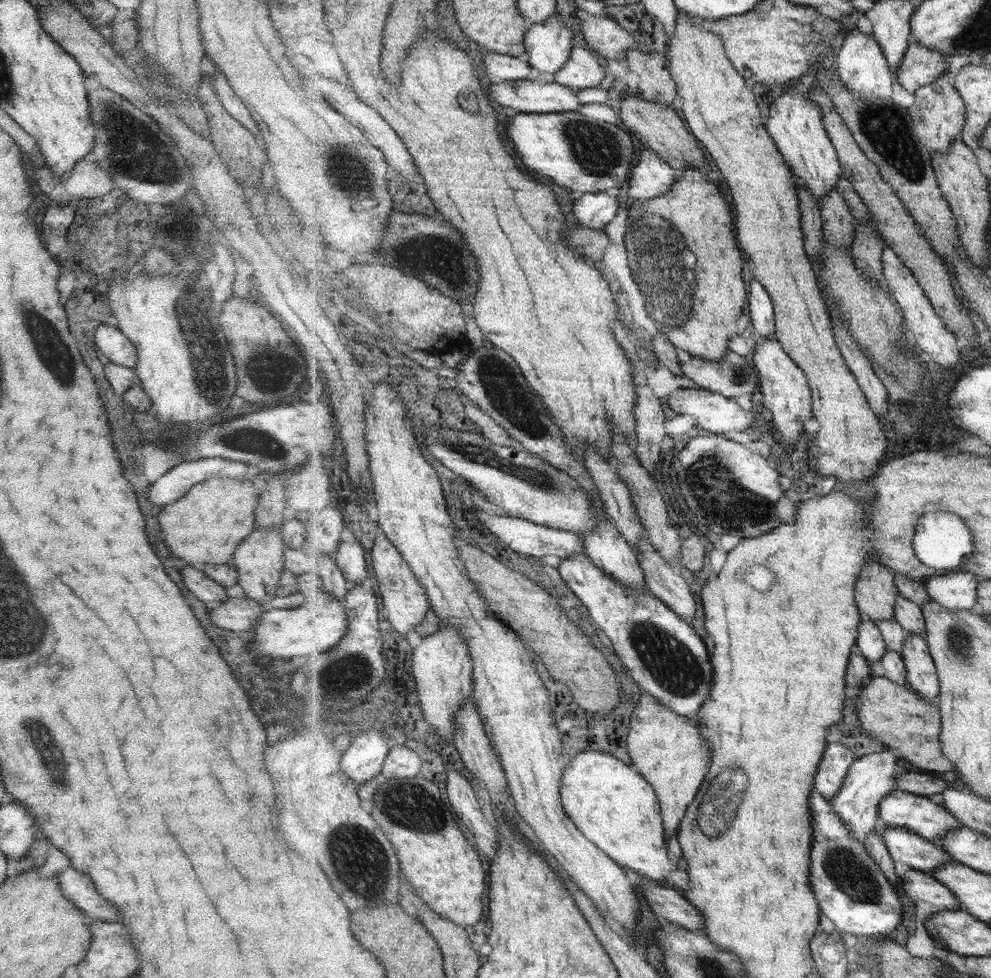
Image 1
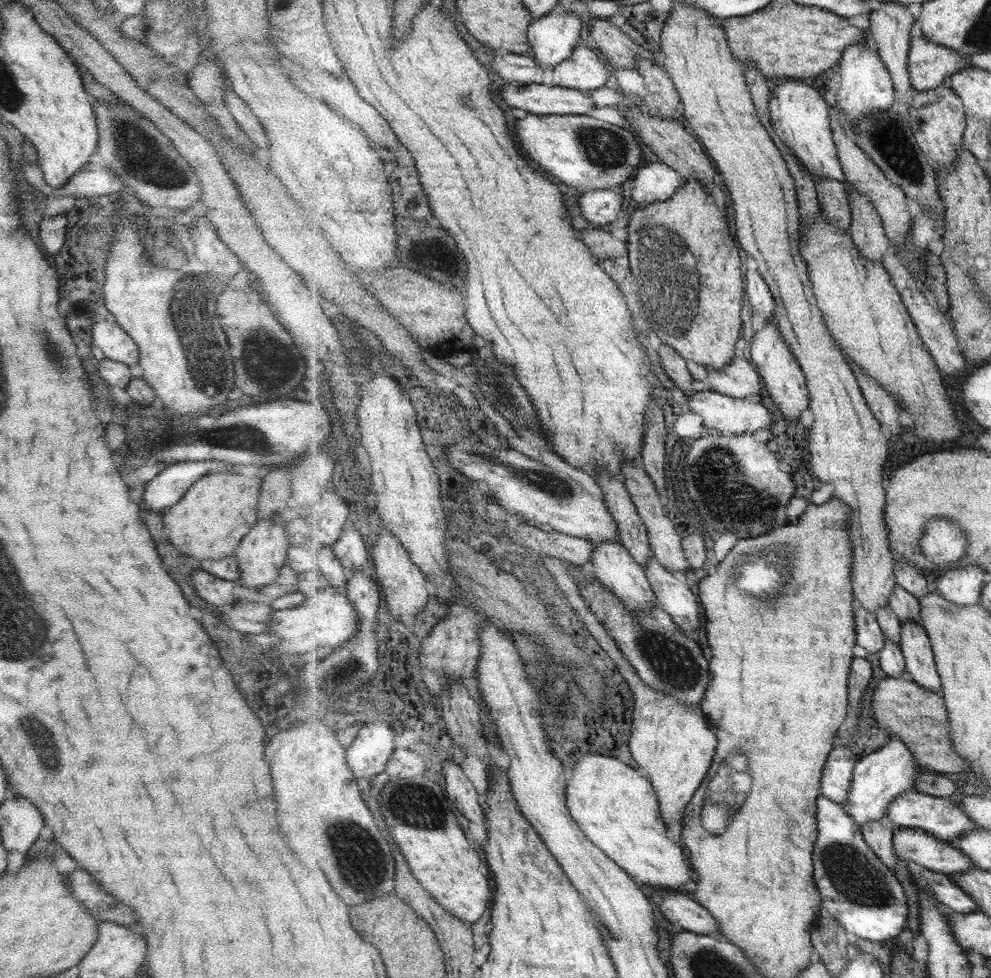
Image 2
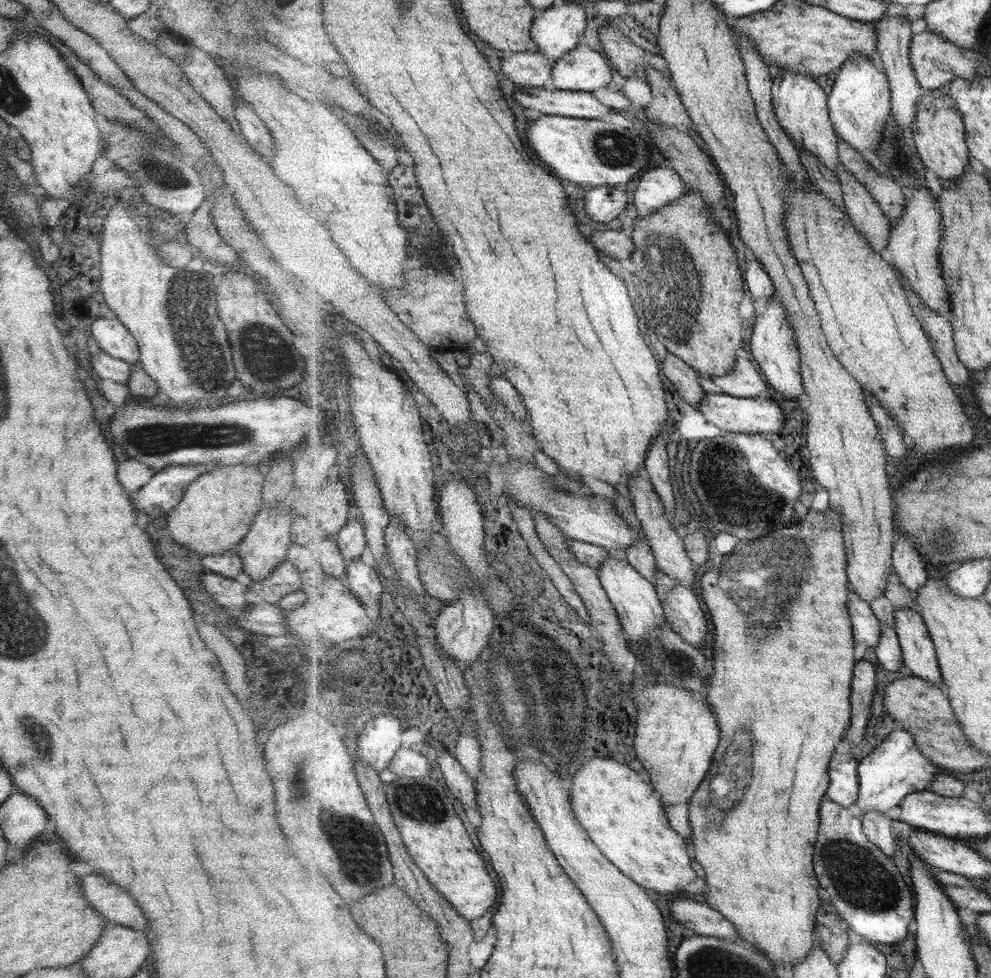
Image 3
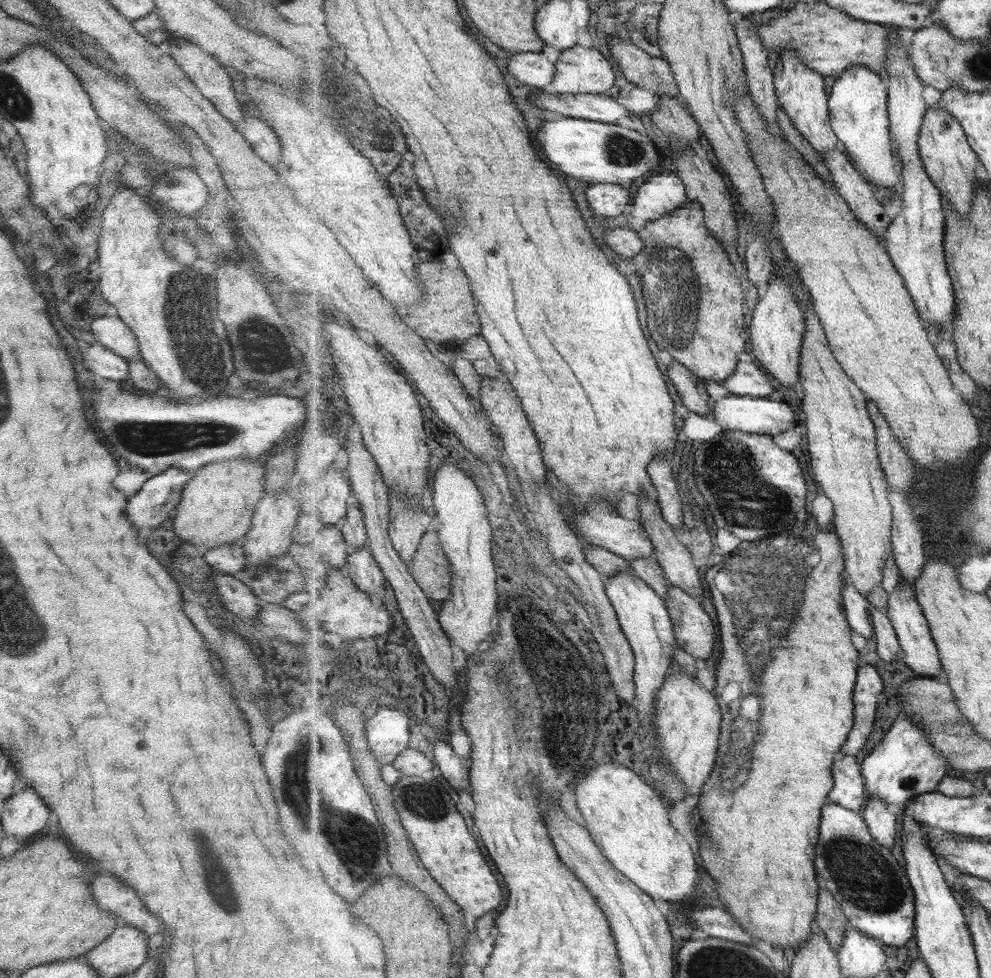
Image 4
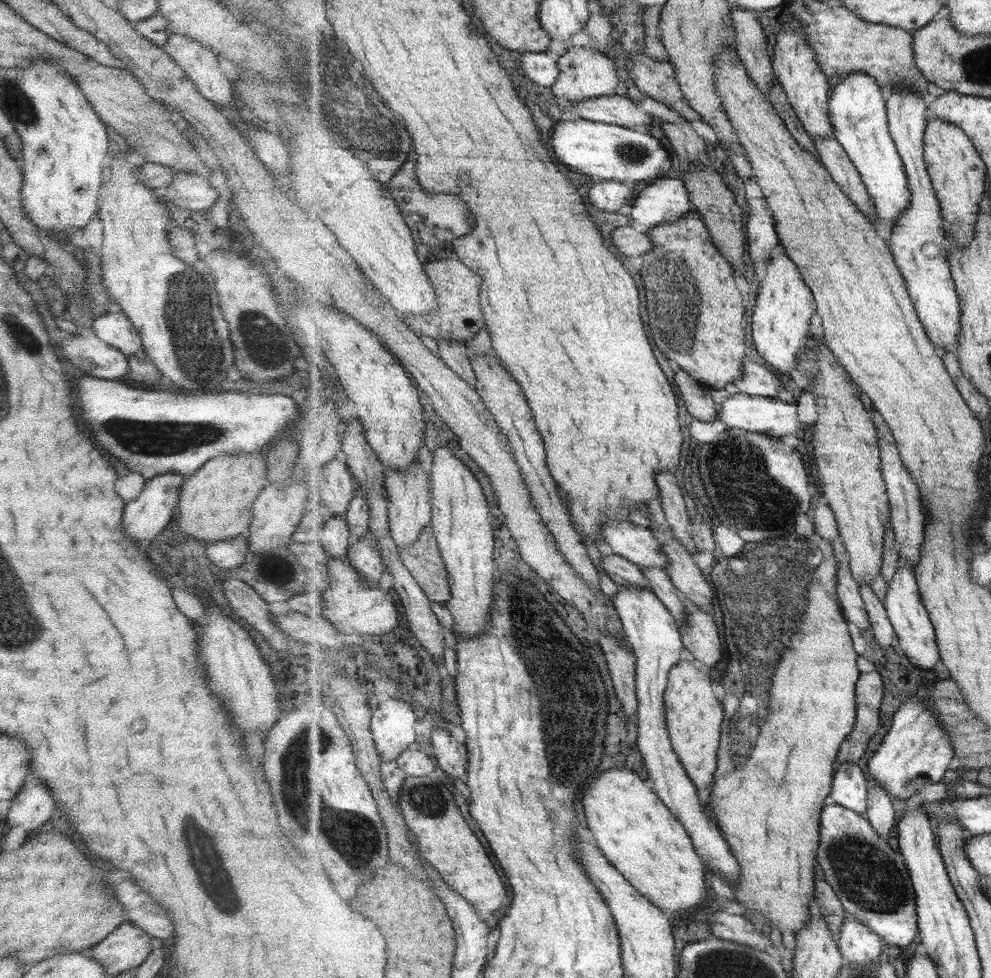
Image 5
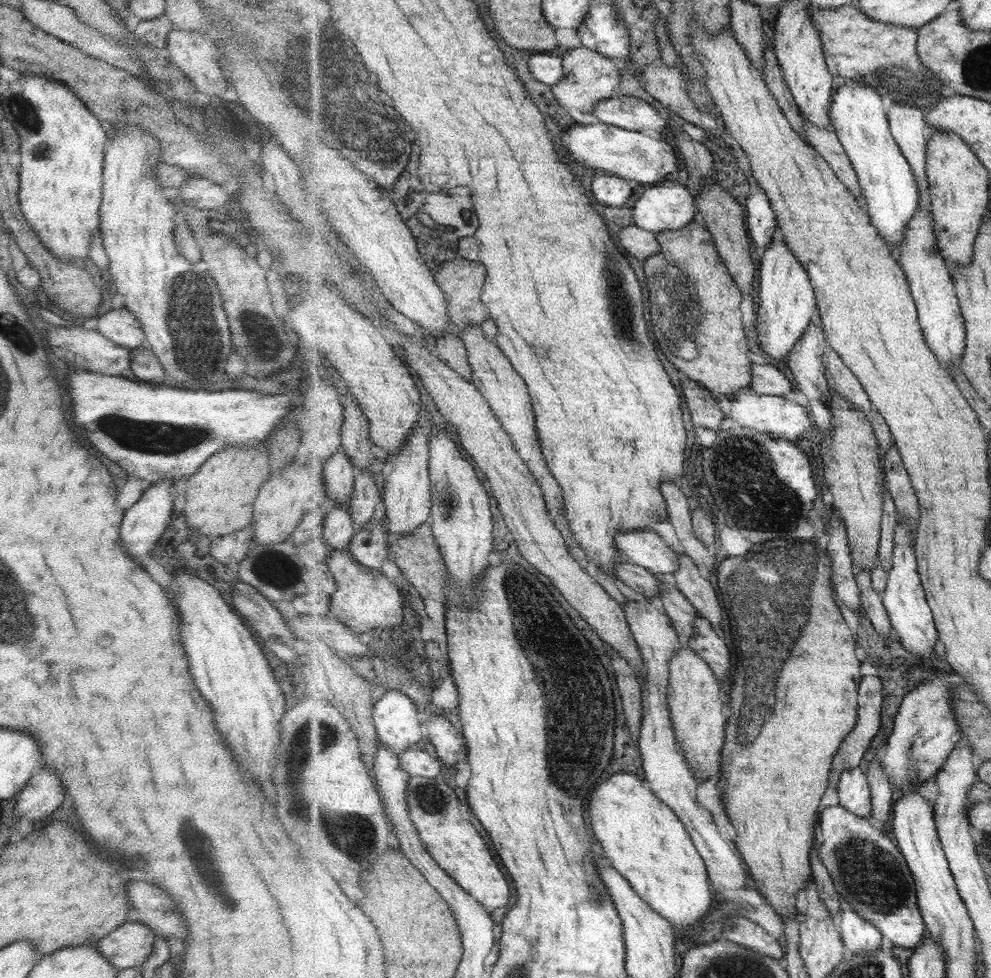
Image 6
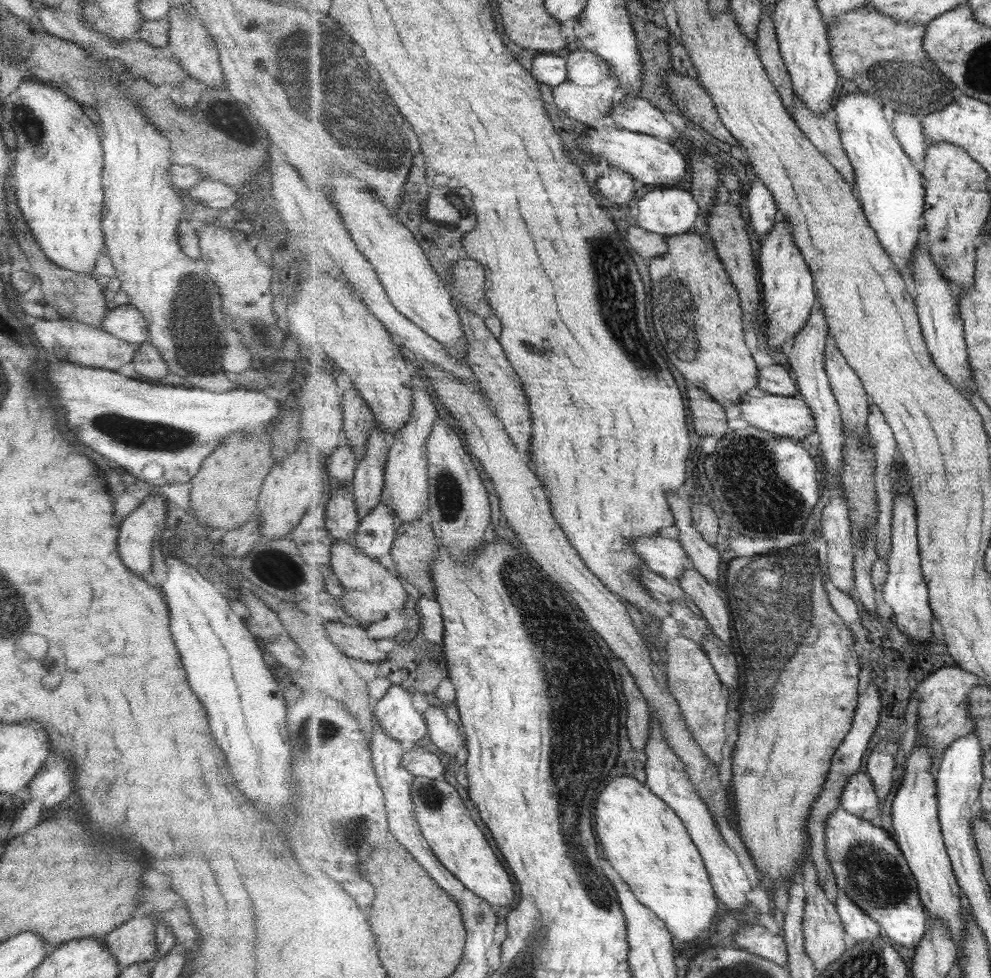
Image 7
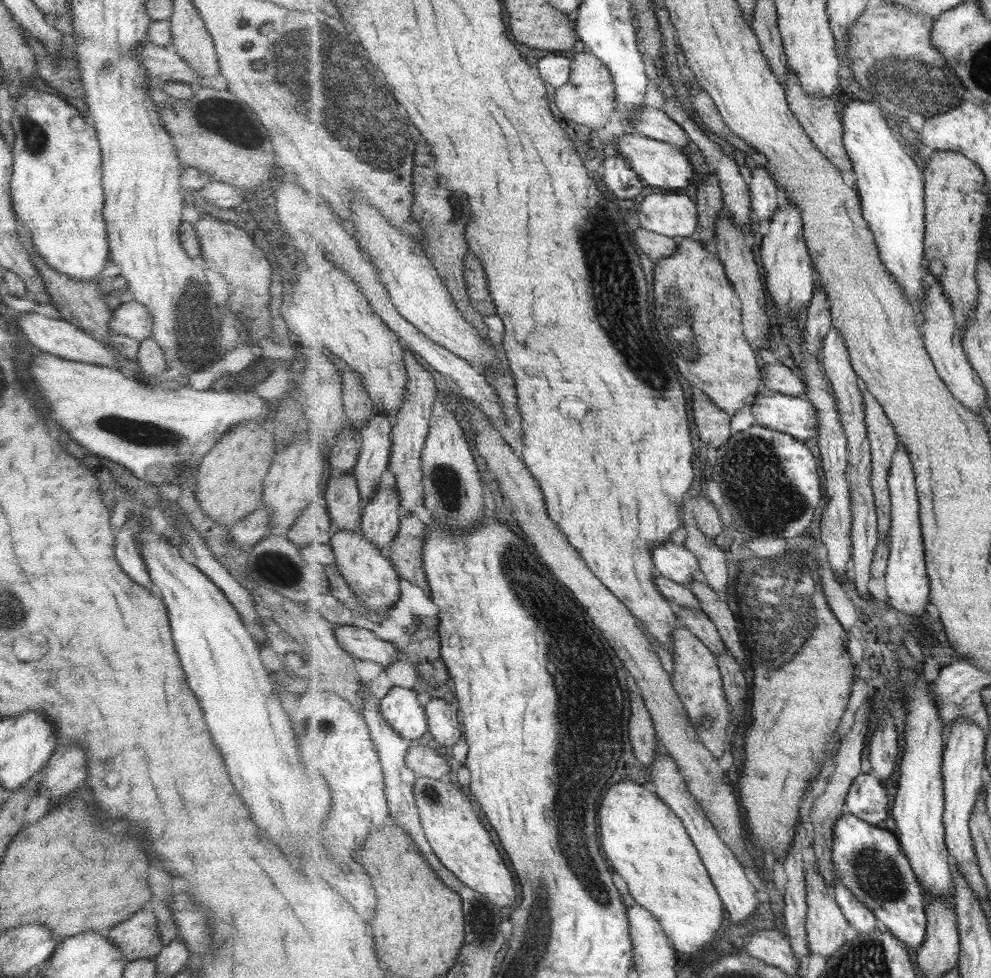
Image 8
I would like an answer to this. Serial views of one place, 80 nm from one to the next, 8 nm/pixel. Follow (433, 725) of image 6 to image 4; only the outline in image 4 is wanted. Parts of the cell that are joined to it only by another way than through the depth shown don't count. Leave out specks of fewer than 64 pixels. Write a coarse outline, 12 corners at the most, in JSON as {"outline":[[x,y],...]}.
{"outline":[[449,739],[436,744],[434,759],[456,791],[471,794],[472,762],[455,754]]}

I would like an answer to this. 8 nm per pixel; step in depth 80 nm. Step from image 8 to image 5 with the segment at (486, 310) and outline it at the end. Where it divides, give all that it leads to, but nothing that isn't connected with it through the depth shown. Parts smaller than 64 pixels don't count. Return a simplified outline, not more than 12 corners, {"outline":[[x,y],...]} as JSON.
{"outline":[[460,259],[426,263],[438,307],[403,316],[419,336],[469,341],[486,326],[482,276]]}

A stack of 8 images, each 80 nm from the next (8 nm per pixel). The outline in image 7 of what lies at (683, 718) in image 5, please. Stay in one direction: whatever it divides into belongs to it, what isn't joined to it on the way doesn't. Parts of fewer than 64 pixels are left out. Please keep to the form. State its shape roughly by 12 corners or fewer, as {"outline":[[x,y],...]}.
{"outline":[[701,643],[665,647],[668,687],[713,764],[727,744],[727,688]]}

